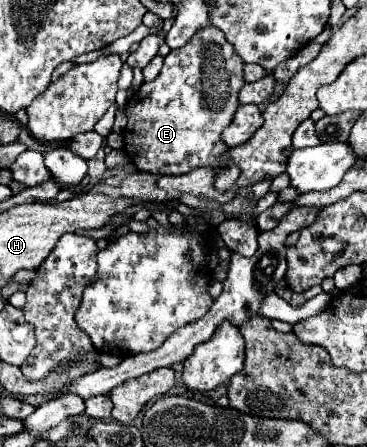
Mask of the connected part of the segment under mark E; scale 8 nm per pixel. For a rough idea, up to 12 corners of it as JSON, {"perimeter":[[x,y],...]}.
{"perimeter":[[205,26],[127,100],[137,170],[227,150],[243,62]]}

